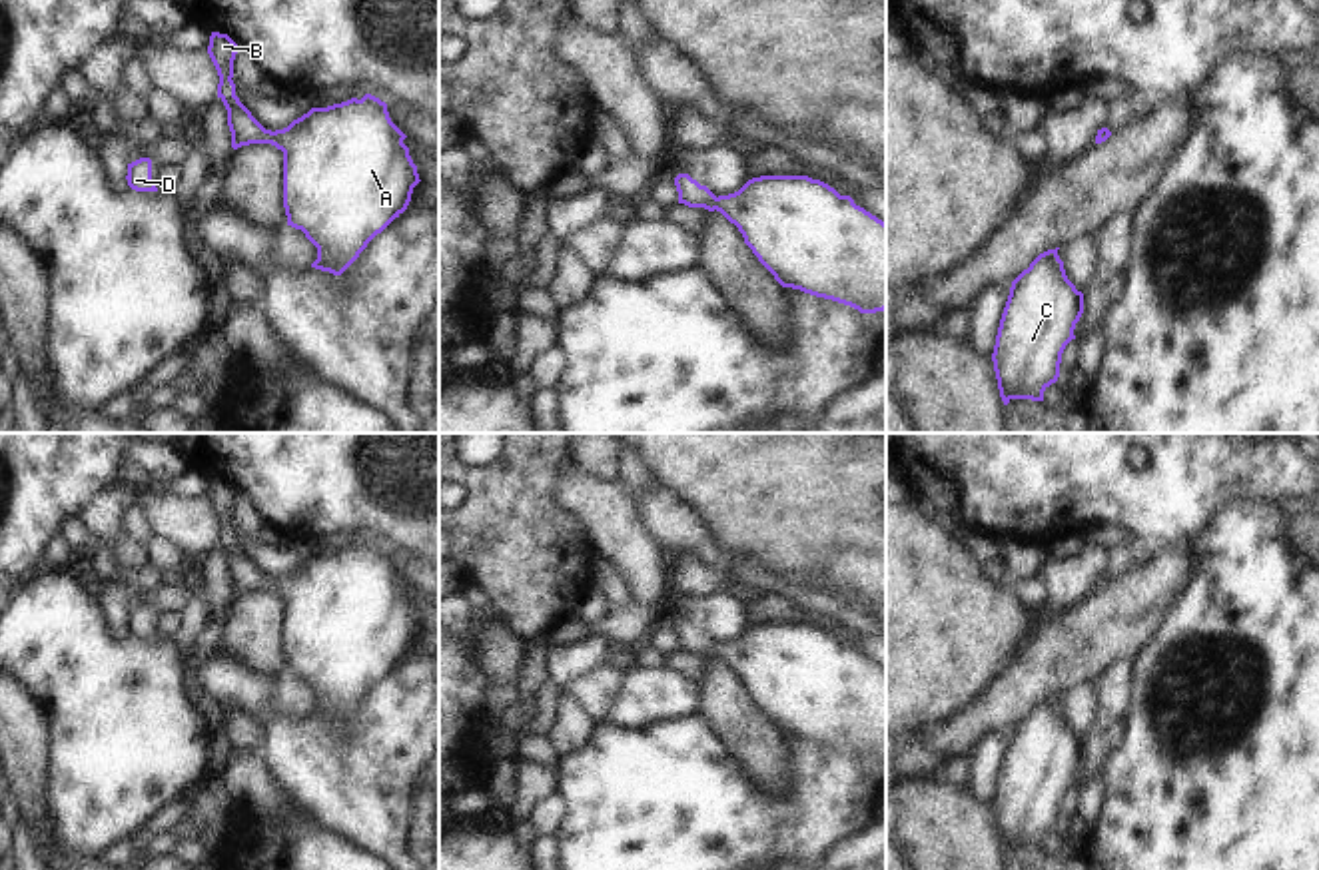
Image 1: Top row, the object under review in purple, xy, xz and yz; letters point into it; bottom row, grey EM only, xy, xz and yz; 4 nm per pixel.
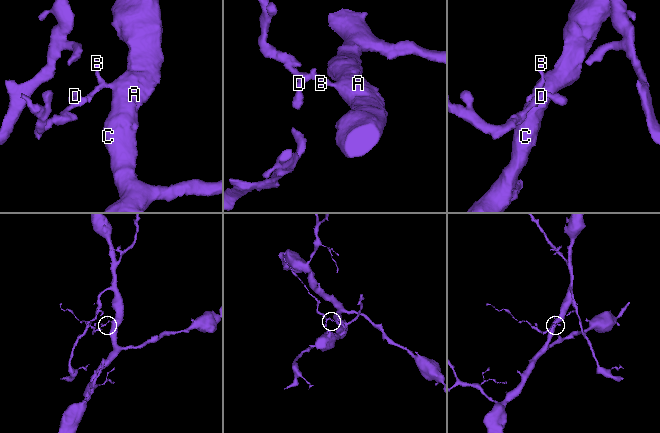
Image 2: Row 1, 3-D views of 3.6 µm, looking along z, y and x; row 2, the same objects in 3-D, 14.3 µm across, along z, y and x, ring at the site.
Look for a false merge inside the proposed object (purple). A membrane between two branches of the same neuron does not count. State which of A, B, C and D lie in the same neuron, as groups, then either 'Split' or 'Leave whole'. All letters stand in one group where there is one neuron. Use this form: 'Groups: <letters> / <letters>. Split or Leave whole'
Groups: A B C D. Leave whole

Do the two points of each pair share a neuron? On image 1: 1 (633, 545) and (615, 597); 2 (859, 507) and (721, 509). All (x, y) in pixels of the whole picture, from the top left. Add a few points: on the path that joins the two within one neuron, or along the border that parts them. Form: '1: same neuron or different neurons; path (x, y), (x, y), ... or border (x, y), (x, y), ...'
1: different neurons; border (595, 555), (615, 567), (631, 603)
2: same neuron; path (825, 507), (755, 507)

